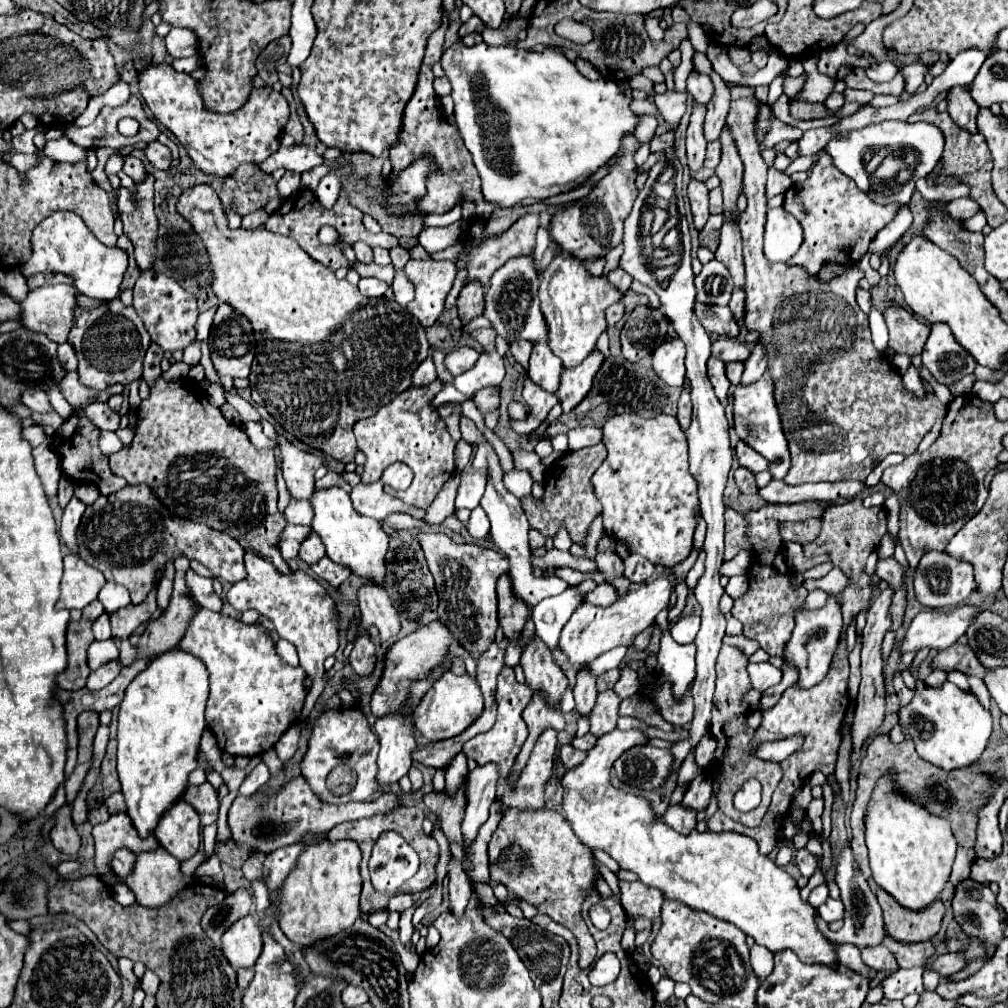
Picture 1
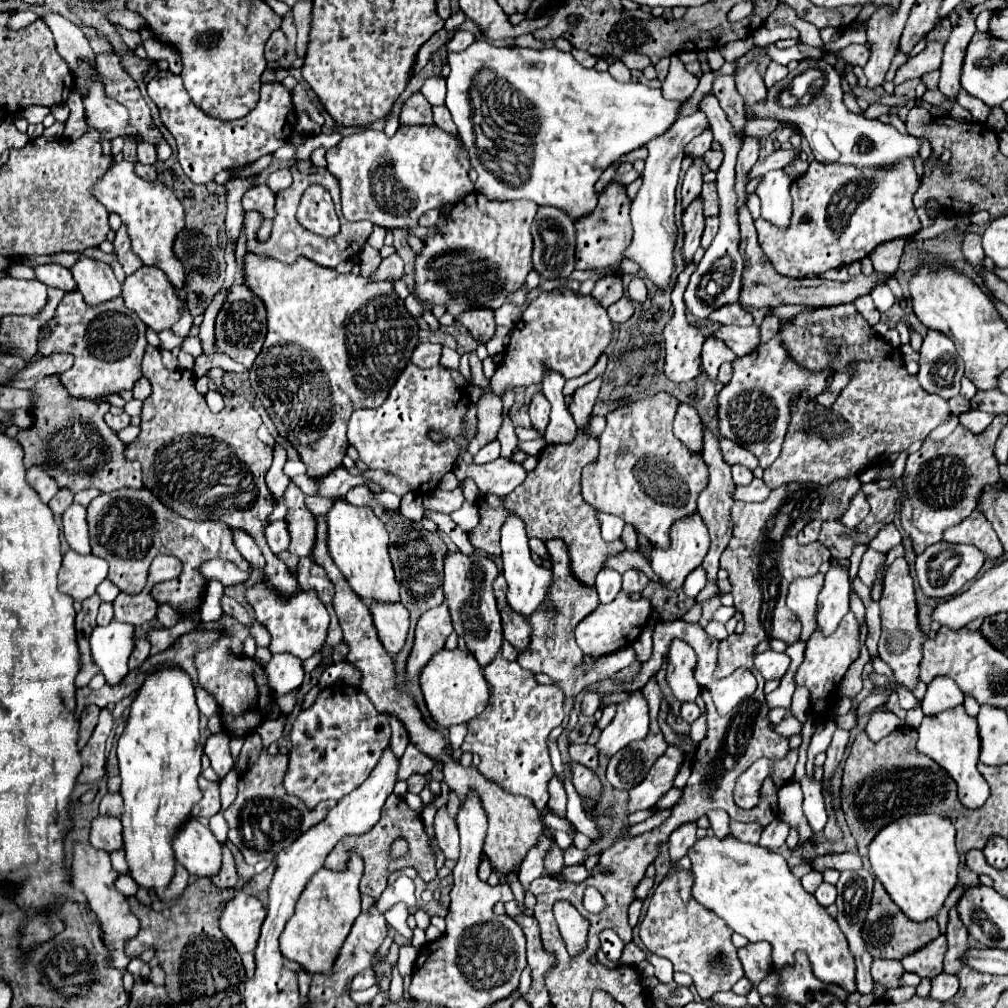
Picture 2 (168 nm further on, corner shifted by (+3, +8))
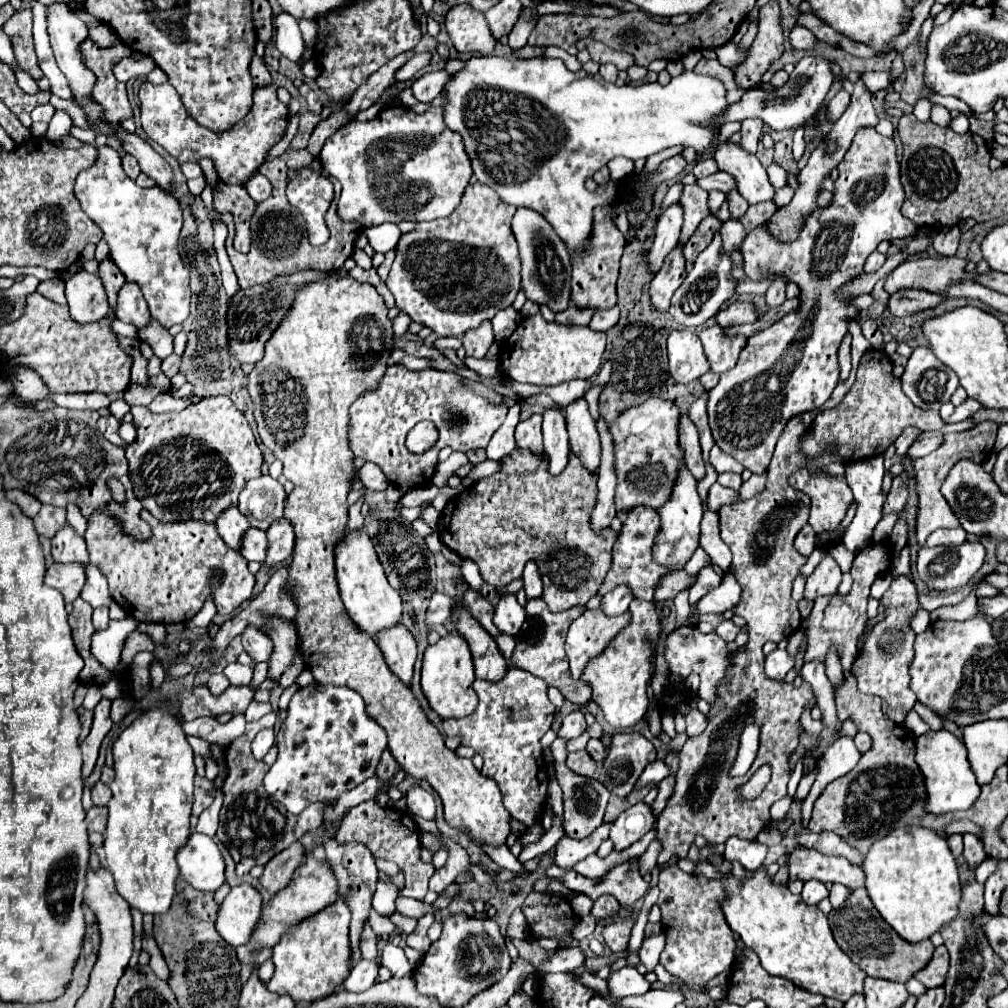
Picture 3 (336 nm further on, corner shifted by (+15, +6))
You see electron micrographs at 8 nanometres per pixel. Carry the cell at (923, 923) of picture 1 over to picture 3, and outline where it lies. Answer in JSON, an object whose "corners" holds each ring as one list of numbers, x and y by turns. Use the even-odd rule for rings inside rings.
{"corners":[[865,888,851,892,843,906,829,912,829,926,839,948,871,978,905,984,909,978,913,978,913,974,917,974,917,970,925,968,935,950,931,940,923,940,917,944,901,942,895,930,881,918,881,914,877,914,873,902,869,902,869,894,865,894]]}

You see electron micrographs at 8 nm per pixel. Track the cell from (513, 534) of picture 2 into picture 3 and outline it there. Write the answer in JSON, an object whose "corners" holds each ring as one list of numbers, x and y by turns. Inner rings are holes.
{"corners":[[513,594,503,596,495,608,495,616,493,616,493,624,503,632,503,634,511,634,517,636,521,630,521,624,525,622,525,610,523,606,517,602,517,598]]}

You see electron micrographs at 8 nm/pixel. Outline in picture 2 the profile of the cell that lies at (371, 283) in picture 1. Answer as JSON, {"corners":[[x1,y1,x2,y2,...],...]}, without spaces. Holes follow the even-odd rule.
{"corners":[[391,254,381,260,379,268,371,274,371,280,387,280,387,282,397,282,403,278,403,260,397,254]]}

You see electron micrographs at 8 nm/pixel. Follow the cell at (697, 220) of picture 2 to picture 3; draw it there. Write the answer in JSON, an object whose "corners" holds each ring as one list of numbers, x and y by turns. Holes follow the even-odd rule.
{"corners":[[677,246,673,250,673,254,669,254,665,258,663,268,655,274,655,278,651,280,651,302,657,310,667,312,669,310,669,300,675,294,675,290,681,286,683,278,686,277,685,270,686,260,683,258,681,248]]}

